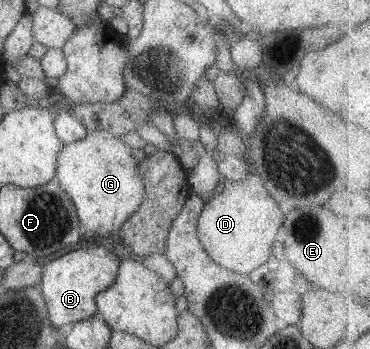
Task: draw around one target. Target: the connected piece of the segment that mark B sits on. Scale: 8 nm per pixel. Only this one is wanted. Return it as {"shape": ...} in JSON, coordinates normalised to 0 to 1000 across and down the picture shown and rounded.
{"shape":[[[246,705],[184,719],[119,756],[105,817],[135,926],[157,943],[168,931],[249,911],[262,894],[257,851],[308,811],[324,751],[327,734],[314,725],[297,725],[281,708]]]}

